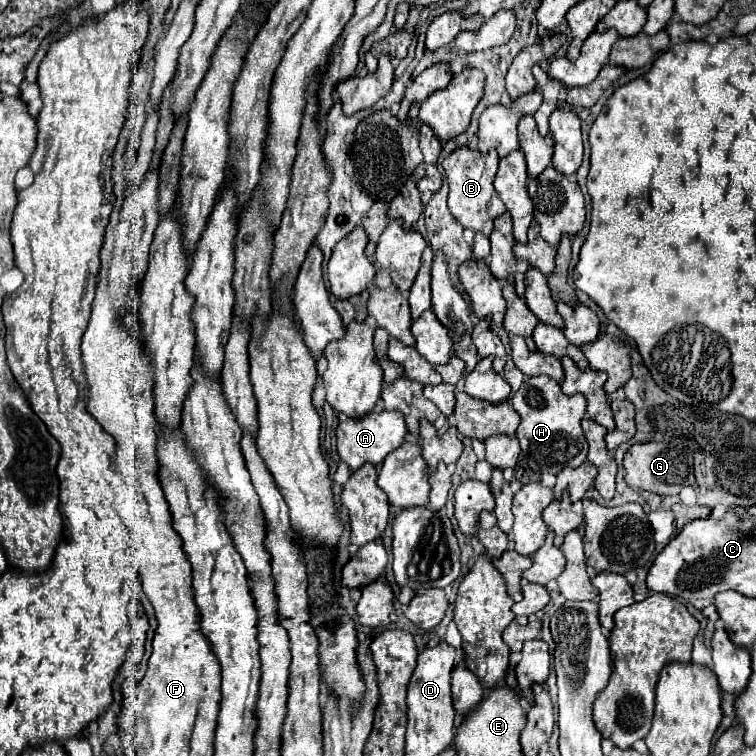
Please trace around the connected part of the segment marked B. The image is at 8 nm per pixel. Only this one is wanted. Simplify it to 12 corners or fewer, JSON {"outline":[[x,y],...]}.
{"outline":[[457,148],[443,160],[449,210],[489,236],[505,204],[499,156]]}

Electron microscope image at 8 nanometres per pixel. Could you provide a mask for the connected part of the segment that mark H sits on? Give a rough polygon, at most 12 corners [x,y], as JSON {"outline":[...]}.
{"outline":[[525,378],[511,398],[515,436],[533,472],[587,458],[585,396]]}

